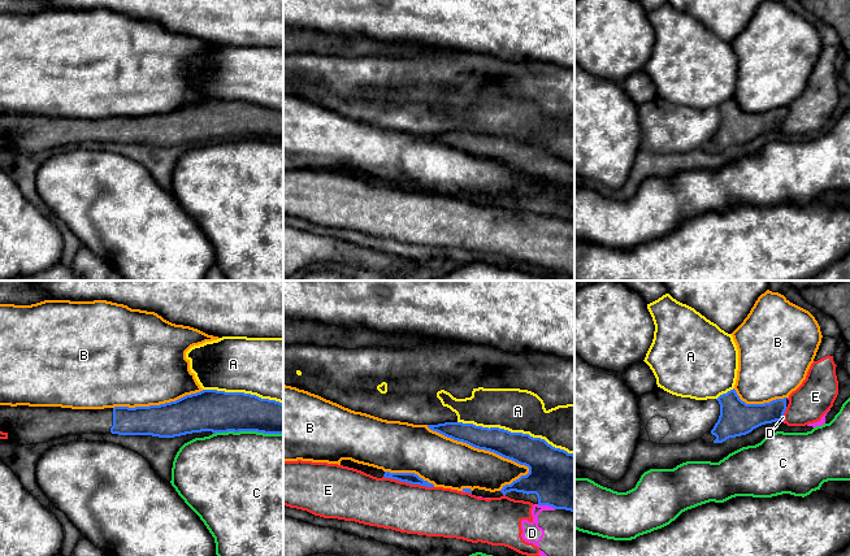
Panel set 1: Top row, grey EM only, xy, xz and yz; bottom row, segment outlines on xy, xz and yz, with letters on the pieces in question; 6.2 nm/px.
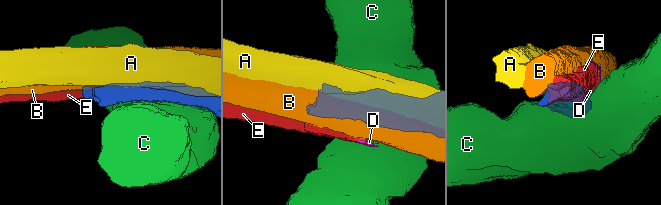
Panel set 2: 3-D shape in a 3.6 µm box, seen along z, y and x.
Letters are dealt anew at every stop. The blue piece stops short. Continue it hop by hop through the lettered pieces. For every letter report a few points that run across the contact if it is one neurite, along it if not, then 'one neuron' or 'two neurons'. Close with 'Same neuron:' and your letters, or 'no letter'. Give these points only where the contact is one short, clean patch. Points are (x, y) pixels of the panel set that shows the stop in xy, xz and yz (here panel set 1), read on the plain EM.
A: two neurons
B: two neurons
C: two neurons
D: two neurons
E: two neurons
Same neuron: no letter

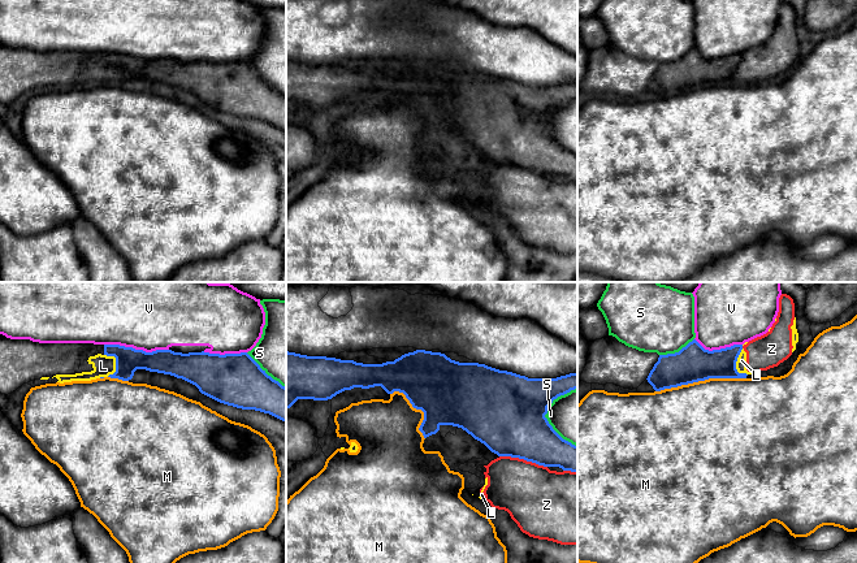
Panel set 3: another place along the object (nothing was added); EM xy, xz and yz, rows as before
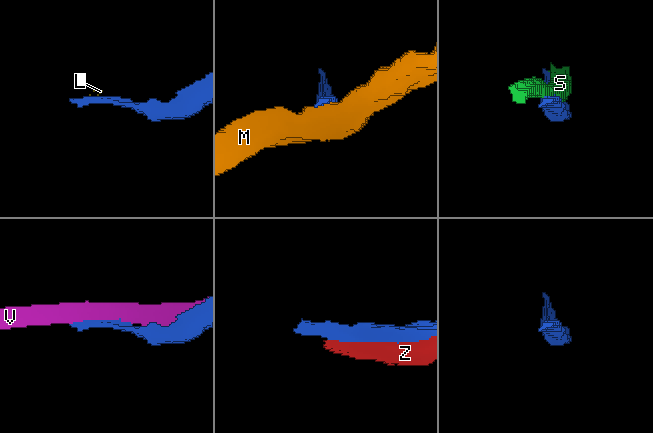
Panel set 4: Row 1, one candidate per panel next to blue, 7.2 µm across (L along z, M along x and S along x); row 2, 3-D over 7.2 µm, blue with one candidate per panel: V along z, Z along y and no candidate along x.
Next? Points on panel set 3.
L: two neurons
M: two neurons
S: two neurons
V: two neurons
Z: two neurons
Same neuron: no letter

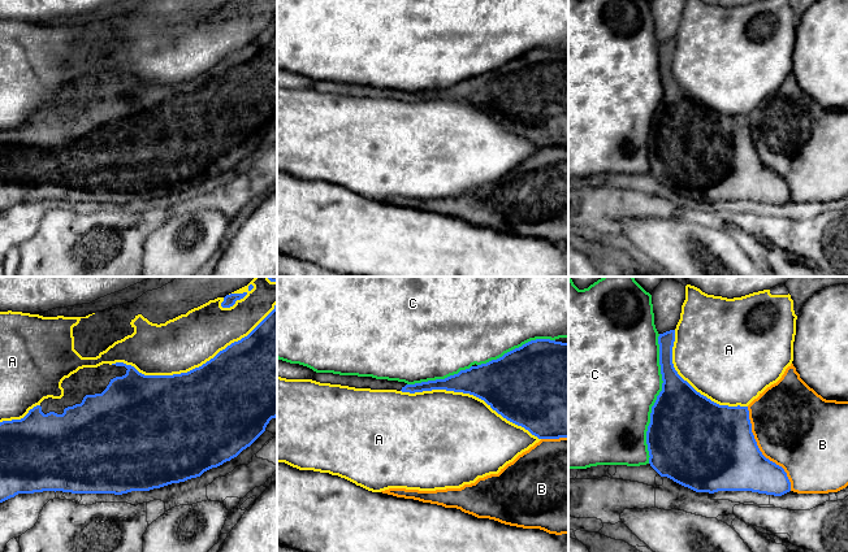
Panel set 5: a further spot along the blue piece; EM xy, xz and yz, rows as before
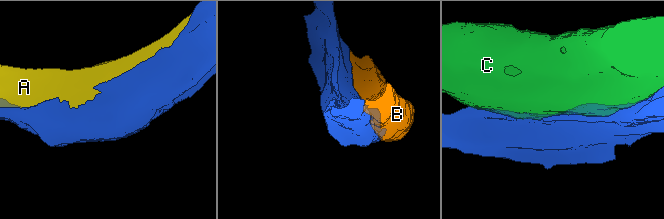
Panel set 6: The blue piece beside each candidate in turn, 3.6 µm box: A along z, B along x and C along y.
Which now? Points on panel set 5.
A: two neurons
B: two neurons
C: two neurons
Same neuron: no letter

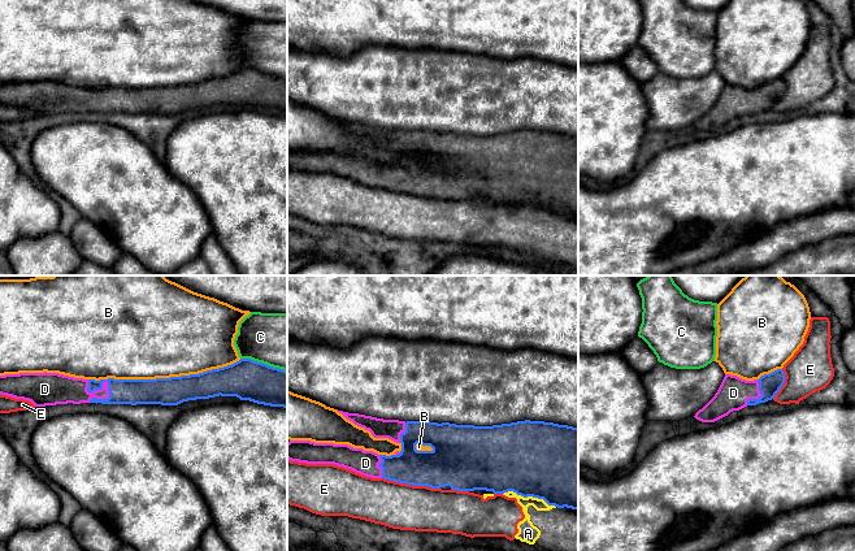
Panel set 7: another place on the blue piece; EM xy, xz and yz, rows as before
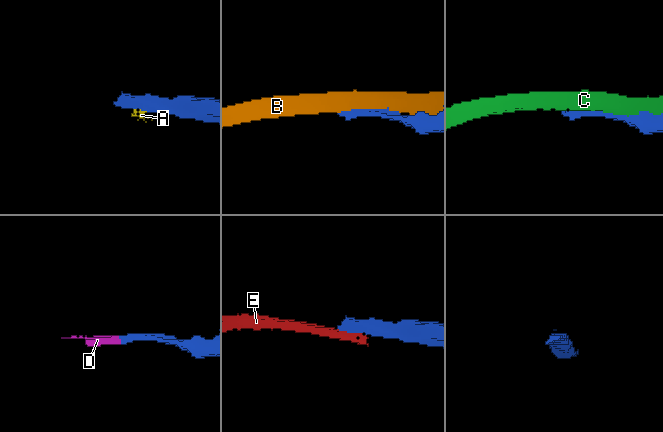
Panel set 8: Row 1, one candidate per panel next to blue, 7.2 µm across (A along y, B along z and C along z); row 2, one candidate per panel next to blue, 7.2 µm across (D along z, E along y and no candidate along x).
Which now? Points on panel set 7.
A: two neurons
B: two neurons
C: two neurons
D: one neuron
E: two neurons
Same neuron: D

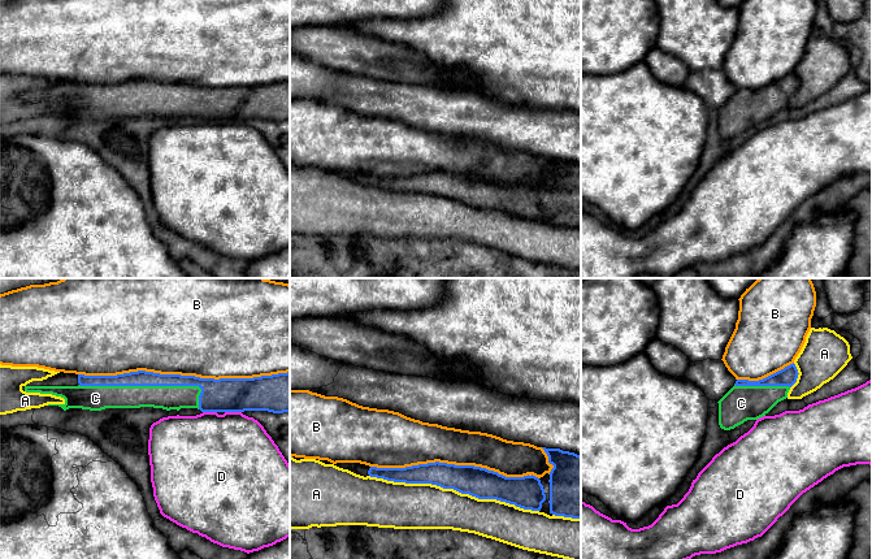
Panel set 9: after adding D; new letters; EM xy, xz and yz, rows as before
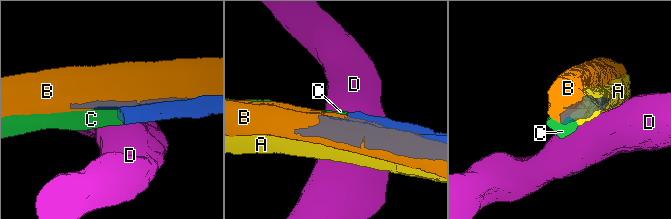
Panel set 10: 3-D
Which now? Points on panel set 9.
A: two neurons
B: two neurons
C: one neuron
D: xy (225, 120), (241, 121) | two neurons
Same neuron: C

